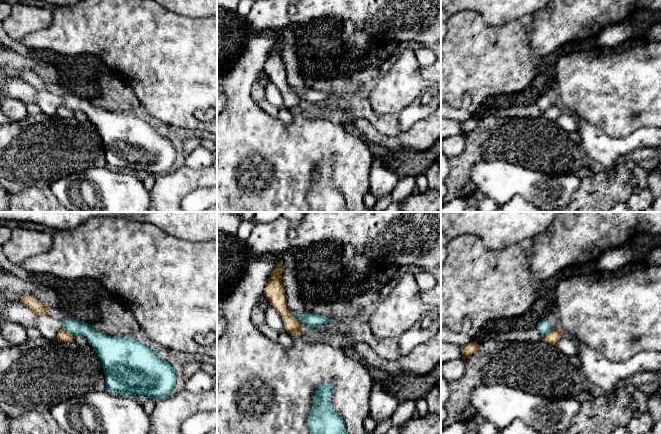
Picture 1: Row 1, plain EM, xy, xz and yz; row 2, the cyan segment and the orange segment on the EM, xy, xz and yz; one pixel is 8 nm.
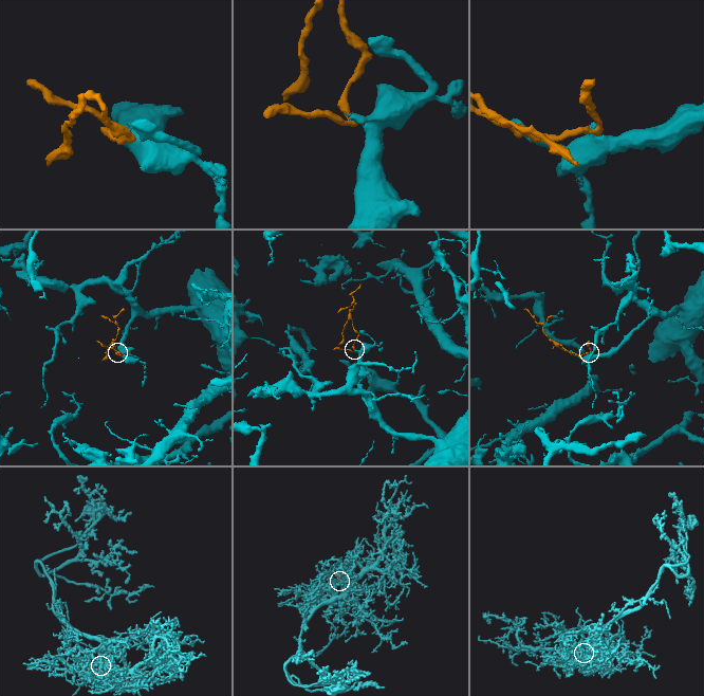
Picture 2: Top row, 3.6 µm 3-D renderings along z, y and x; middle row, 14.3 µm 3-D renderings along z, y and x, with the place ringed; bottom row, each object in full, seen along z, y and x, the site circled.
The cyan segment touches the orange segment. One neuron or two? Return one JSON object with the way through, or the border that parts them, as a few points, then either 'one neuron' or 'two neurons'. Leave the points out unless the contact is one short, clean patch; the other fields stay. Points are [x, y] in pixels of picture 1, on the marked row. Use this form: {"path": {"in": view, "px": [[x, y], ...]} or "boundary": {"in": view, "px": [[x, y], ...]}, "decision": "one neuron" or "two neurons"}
{"boundary": {"in": "xz", "px": [[290, 311], [302, 325]]}, "decision": "two neurons"}

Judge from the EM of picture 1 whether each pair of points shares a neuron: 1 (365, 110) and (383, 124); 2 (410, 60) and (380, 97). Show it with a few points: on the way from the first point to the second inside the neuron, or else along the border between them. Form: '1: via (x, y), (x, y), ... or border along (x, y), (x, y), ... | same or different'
1: via (369, 114), (379, 122) | same
2: via (406, 69), (389, 88) | same

